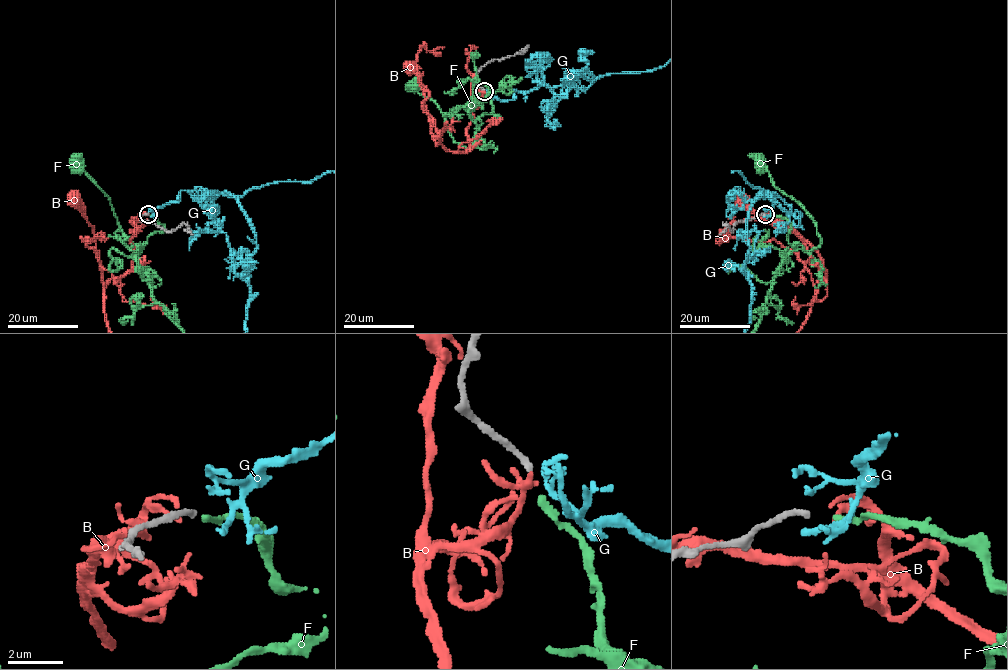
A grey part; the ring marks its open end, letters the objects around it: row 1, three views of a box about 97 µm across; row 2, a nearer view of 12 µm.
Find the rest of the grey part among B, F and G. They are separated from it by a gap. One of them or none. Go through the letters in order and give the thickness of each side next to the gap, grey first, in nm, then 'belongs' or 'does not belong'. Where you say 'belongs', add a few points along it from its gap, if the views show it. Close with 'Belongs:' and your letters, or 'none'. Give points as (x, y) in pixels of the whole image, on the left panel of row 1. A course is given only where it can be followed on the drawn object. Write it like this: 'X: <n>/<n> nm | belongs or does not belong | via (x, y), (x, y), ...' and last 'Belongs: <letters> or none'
B: 200/150 nm | does not belong
F: 200/220 nm | belongs | via (149, 214), (154, 214), (164, 229), (147, 237), (139, 251), (120, 228), (109, 199), (77, 164)
G: 200/200 nm | does not belong
Belongs: F

